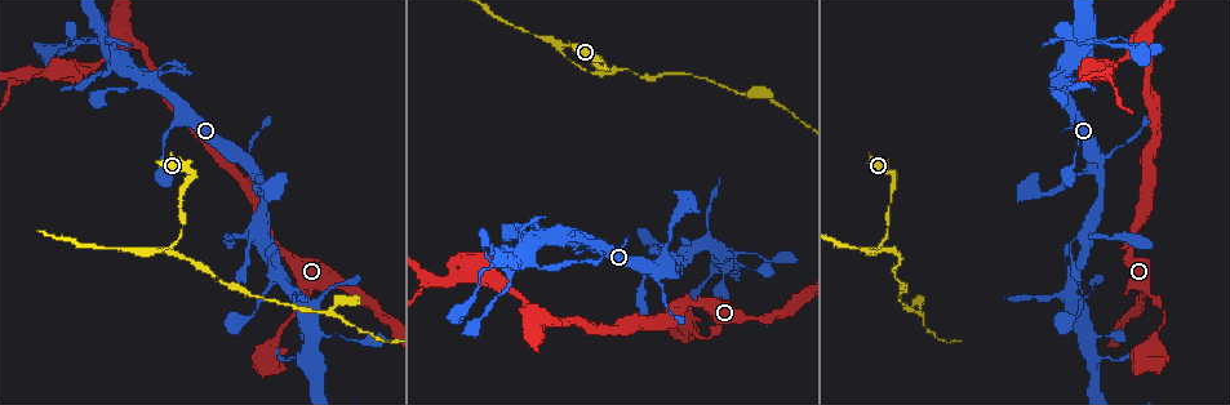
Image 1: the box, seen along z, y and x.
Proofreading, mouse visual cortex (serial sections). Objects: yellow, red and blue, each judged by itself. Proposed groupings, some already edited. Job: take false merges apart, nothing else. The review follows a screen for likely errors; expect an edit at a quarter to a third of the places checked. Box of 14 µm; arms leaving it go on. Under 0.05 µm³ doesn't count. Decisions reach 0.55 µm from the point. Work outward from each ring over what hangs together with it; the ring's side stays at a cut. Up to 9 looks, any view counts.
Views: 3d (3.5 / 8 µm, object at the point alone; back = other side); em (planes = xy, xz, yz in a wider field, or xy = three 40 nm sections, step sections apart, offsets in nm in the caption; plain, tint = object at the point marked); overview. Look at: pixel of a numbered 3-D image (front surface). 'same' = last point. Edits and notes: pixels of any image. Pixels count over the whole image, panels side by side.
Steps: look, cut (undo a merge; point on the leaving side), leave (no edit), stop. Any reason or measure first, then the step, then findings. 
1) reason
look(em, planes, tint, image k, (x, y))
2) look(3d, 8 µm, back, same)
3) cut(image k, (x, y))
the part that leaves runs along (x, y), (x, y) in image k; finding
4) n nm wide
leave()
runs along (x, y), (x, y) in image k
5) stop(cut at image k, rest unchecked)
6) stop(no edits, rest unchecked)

side arm on a straight run
look(3d, 3.5 µm, image 1, (561, 47))

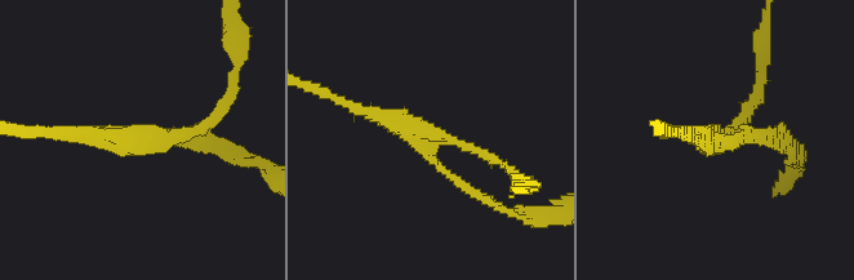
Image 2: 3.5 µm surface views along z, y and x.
look(em, planes, tint, image 2, (434, 135))

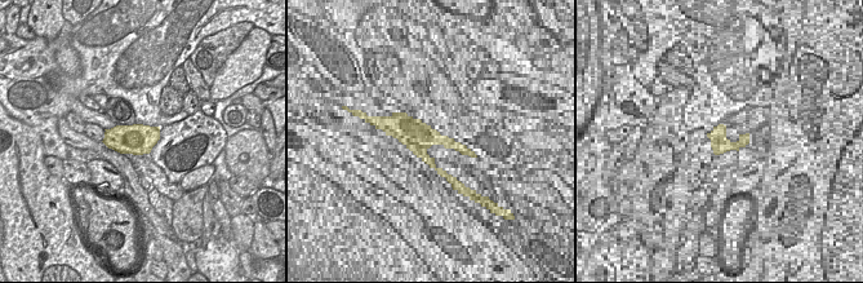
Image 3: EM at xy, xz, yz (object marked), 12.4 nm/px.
leave()
runs along (505, 167), (445, 137), (425, 143), (476, 194) in image 2; all the same cell

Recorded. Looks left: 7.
three-way junction
look(3d, 8 µm, image 1, (919, 313))

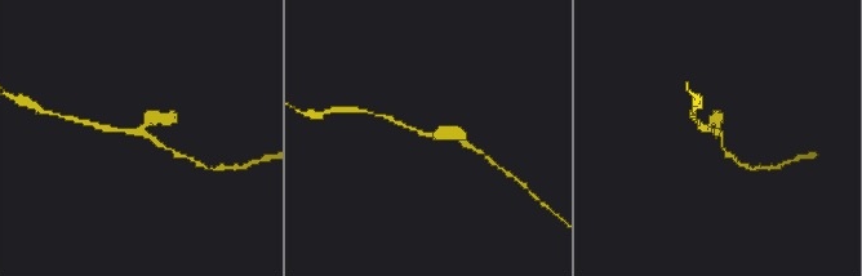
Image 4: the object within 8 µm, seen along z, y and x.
closer look
look(3d, 3.5 µm, image 4, (142, 133))

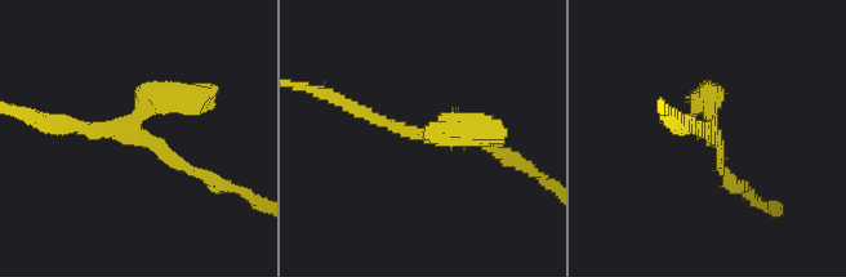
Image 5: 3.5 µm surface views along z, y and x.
3 arms; arms of 150, 150, 350 nm; need the tissue
look(em, xy, step 3, tint, image 5, (128, 127))

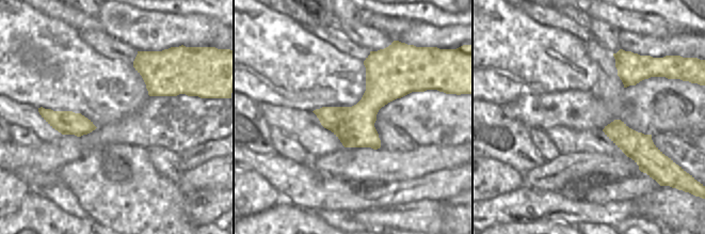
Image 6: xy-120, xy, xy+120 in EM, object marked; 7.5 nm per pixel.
leave()
runs along (341, 99), (408, 133), (495, 133) in image 5; all the same cell

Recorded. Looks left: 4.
two arms in line, one across
look(3d, 8 µm, image 1, (1096, 41))

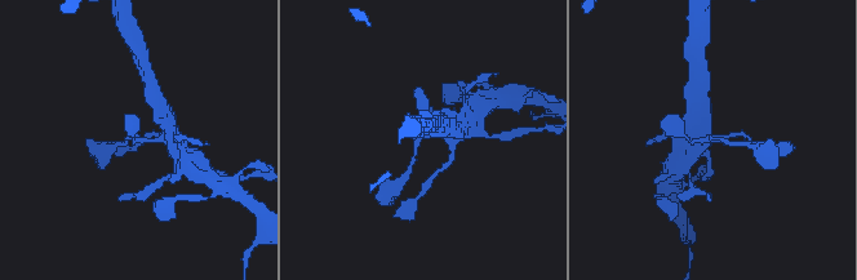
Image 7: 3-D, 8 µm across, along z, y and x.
3 arms; arms of 150, 150, 200 nm; need the tissue
look(em, xy, step 5, tint, image 7, (419, 139))

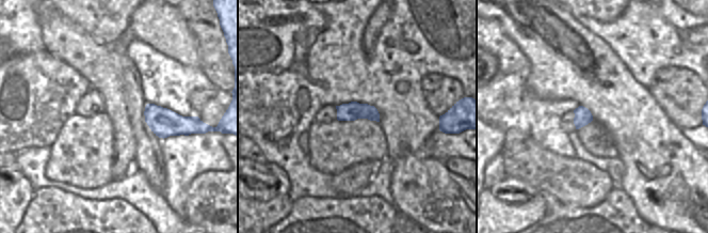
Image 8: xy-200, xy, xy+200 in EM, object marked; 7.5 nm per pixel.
leave()
runs along (454, 134), (420, 138), (408, 172) in image 7; continuous, no second cell

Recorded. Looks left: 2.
stop(no edits, rest unchecked)

